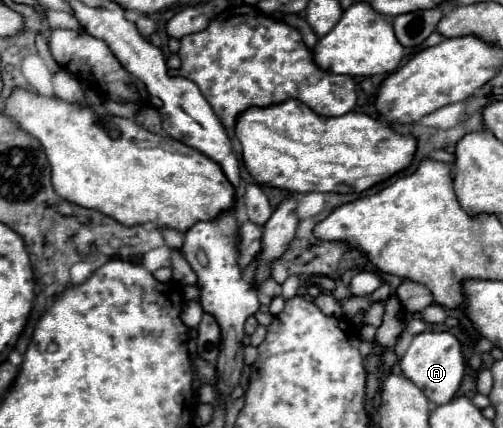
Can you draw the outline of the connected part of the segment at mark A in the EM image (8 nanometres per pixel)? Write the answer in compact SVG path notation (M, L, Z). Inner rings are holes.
M424 331L414 337L408 351L400 359L400 367L402 367L402 373L416 387L420 387L432 403L436 403L436 405L448 403L456 395L456 391L462 383L464 371L466 371L462 343L450 331Z

